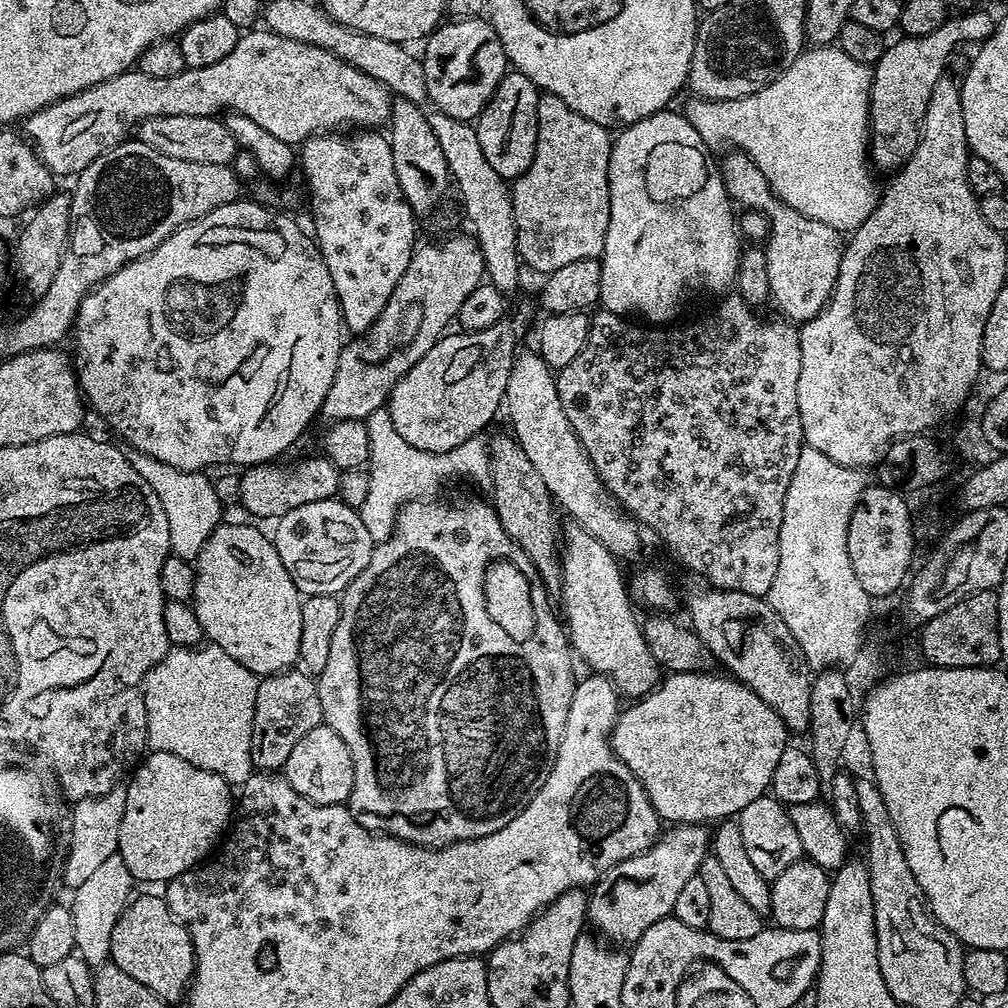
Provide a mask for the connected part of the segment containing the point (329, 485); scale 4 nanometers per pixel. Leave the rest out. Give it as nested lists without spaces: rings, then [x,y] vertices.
[[[317,455],[317,460],[308,460],[301,468],[287,468],[284,462],[254,464],[243,469],[240,476],[240,504],[252,516],[260,520],[275,521],[298,506],[310,502],[331,500],[340,491],[341,469],[334,466],[327,456]]]

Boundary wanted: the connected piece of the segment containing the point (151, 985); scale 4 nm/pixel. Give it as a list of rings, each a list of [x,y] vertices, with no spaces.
[[[137,895],[125,907],[110,938],[111,963],[117,964],[130,978],[138,978],[142,986],[154,990],[158,998],[175,1002],[185,995],[196,970],[192,939],[183,924],[172,915],[167,899]]]

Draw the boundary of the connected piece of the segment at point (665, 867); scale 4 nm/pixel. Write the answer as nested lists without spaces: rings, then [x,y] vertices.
[[[677,824],[669,827],[645,852],[618,862],[618,866],[596,881],[588,898],[591,927],[593,924],[597,928],[595,931],[613,945],[635,944],[646,930],[650,930],[650,926],[654,926],[654,922],[672,915],[678,893],[690,878],[699,873],[700,864],[709,852],[710,832],[705,825]]]

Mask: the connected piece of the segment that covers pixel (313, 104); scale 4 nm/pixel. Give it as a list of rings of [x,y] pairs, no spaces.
[[[269,30],[256,31],[245,31],[234,50],[230,50],[222,62],[214,62],[214,66],[185,68],[182,74],[174,74],[174,78],[150,78],[150,74],[129,70],[106,82],[98,82],[86,90],[75,92],[73,96],[54,102],[23,121],[23,135],[36,149],[40,161],[52,171],[53,177],[72,178],[86,170],[86,166],[90,166],[90,162],[94,162],[94,158],[101,156],[105,150],[123,144],[137,124],[159,116],[216,116],[227,112],[246,114],[246,118],[254,118],[262,130],[270,130],[274,138],[282,138],[282,142],[293,146],[299,146],[312,136],[329,130],[376,130],[387,125],[394,96],[375,78],[316,45],[280,37]]]

